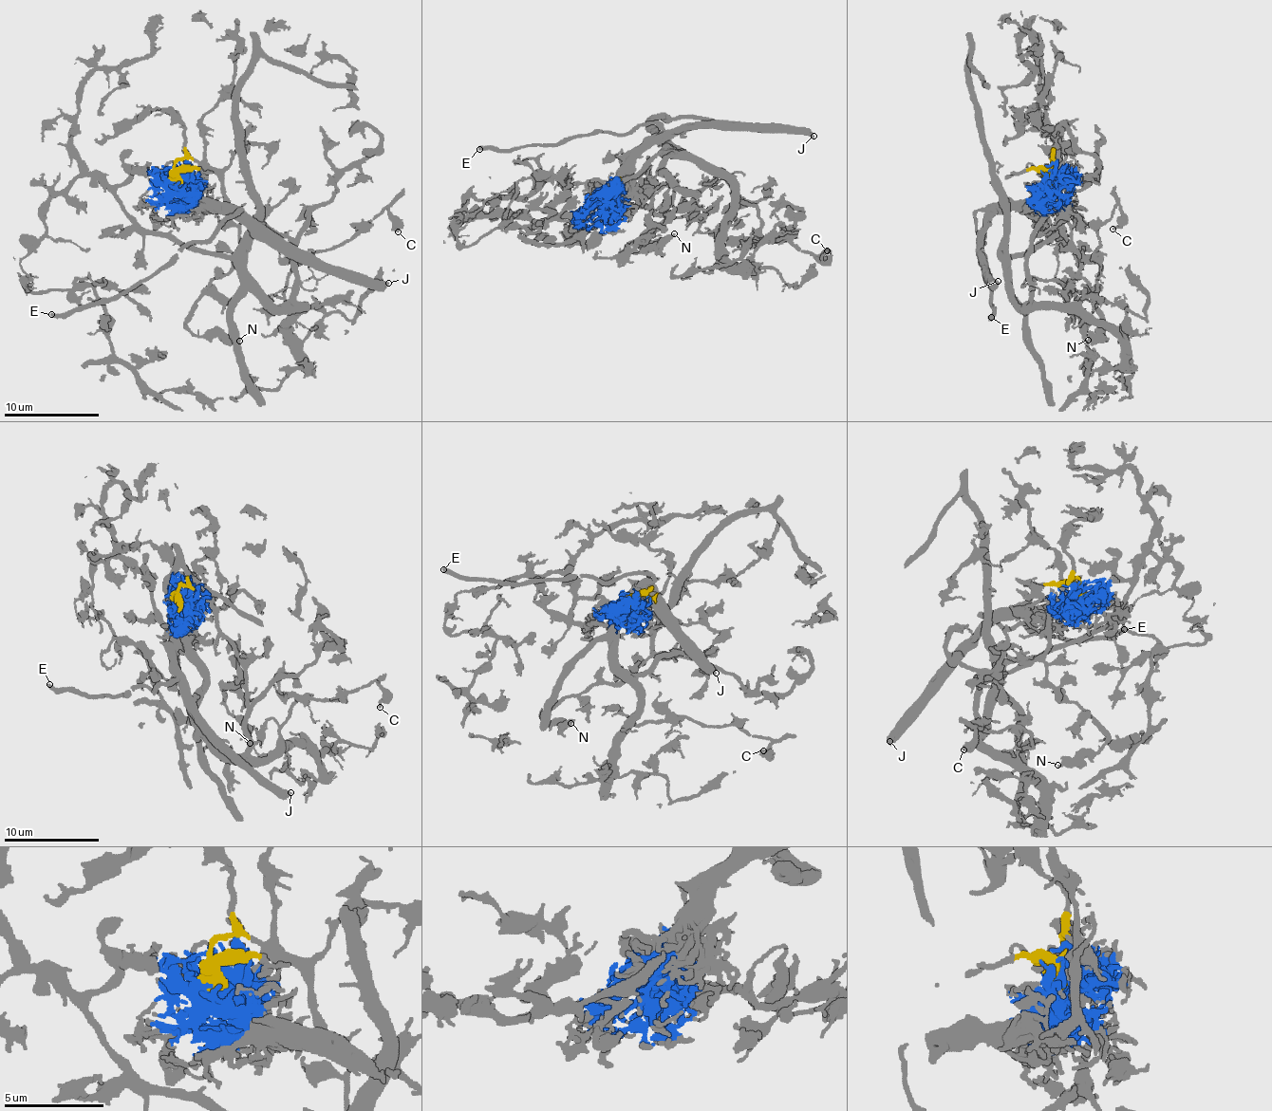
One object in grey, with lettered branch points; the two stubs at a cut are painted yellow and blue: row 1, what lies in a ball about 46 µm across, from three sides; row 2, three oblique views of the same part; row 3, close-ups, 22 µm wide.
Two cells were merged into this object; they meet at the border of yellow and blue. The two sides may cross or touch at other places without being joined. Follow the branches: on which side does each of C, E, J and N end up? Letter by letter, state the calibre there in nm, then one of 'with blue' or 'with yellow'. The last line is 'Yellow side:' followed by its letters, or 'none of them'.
C: 190 nm | with yellow
E: 340 nm | with blue
J: 440 nm | with blue
N: 360 nm | with yellow
Yellow side: C, N

